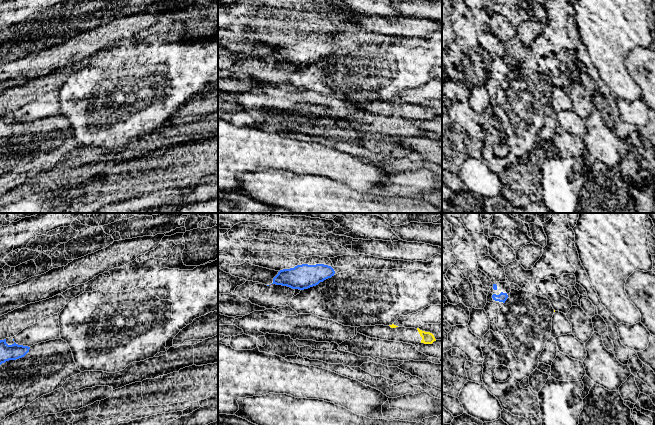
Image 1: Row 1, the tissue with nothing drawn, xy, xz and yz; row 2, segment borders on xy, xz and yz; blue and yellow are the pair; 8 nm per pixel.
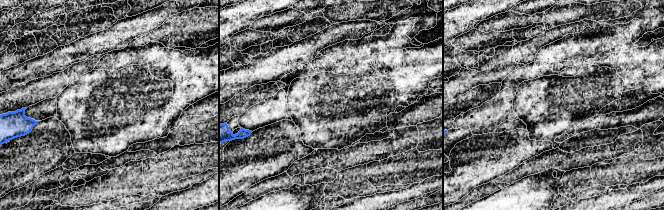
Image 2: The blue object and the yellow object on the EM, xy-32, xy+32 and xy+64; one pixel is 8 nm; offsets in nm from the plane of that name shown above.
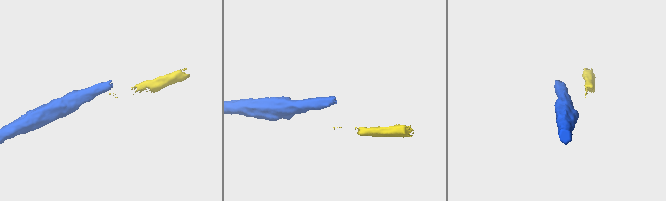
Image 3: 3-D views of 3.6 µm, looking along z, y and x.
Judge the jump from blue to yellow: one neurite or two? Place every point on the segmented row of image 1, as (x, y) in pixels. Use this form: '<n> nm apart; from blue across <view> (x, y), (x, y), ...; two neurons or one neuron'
600 nm apart; from blue across xz (333, 275), (389, 325); two neurons

